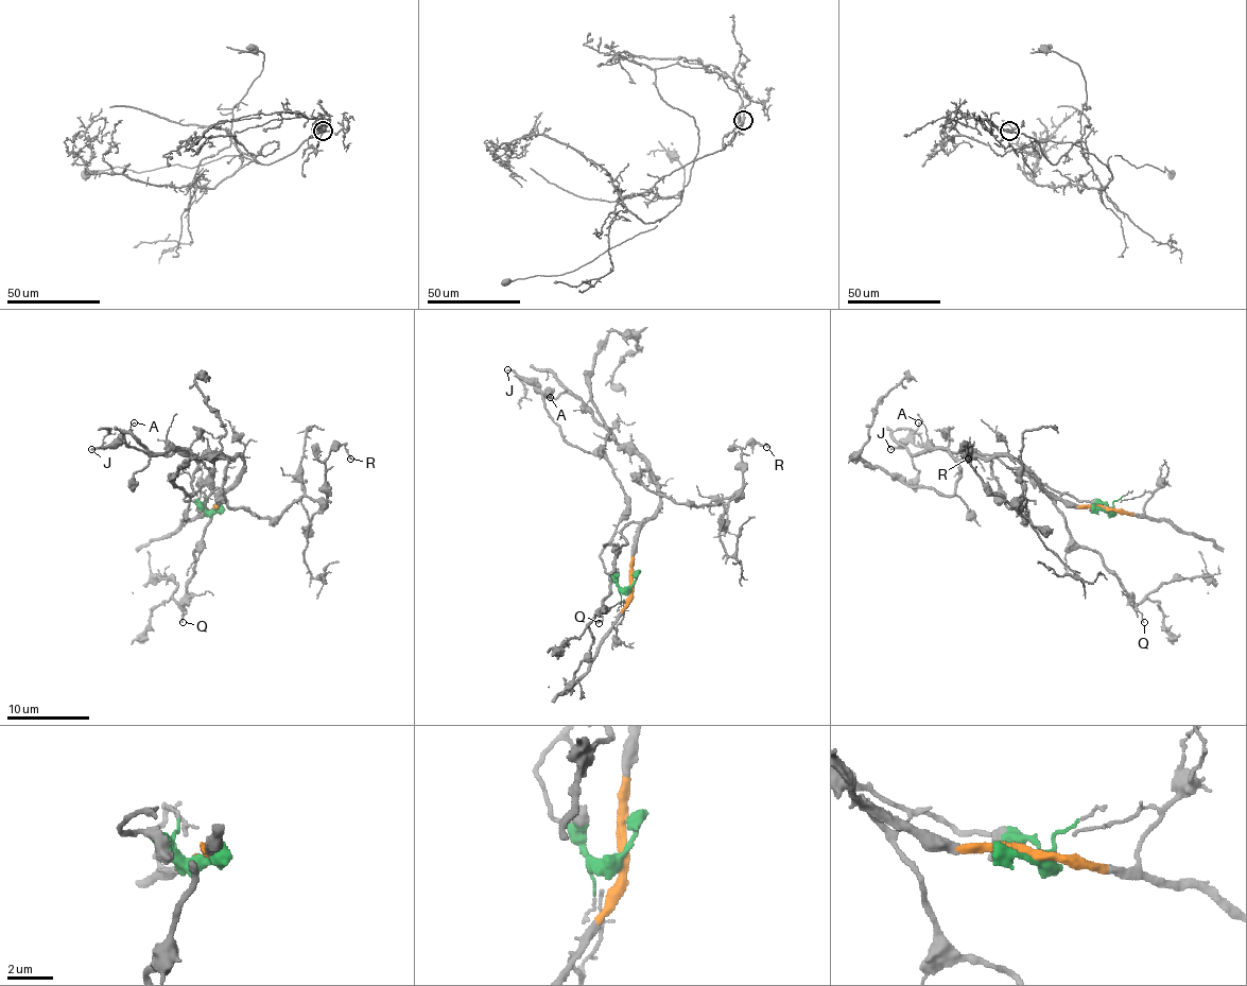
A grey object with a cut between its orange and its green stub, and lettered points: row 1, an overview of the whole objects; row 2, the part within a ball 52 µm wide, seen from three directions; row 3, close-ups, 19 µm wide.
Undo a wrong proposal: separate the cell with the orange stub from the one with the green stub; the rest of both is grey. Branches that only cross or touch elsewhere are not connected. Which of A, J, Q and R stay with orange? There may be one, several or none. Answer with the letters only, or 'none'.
Q, R

